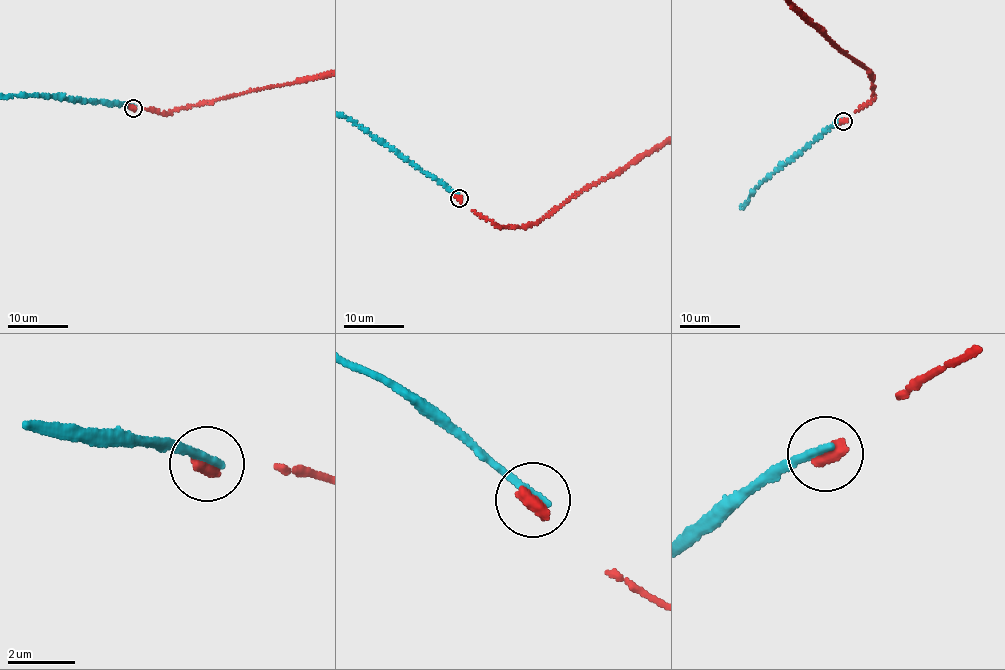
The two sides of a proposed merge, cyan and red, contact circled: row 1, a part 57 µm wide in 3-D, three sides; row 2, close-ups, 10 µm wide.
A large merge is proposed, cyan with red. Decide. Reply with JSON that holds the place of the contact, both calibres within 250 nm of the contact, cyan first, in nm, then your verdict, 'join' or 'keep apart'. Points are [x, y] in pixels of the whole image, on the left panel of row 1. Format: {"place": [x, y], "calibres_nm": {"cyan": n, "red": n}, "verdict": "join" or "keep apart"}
{"place": [133, 108], "calibres_nm": {"cyan": 280, "red": 420}, "verdict": "keep apart"}

